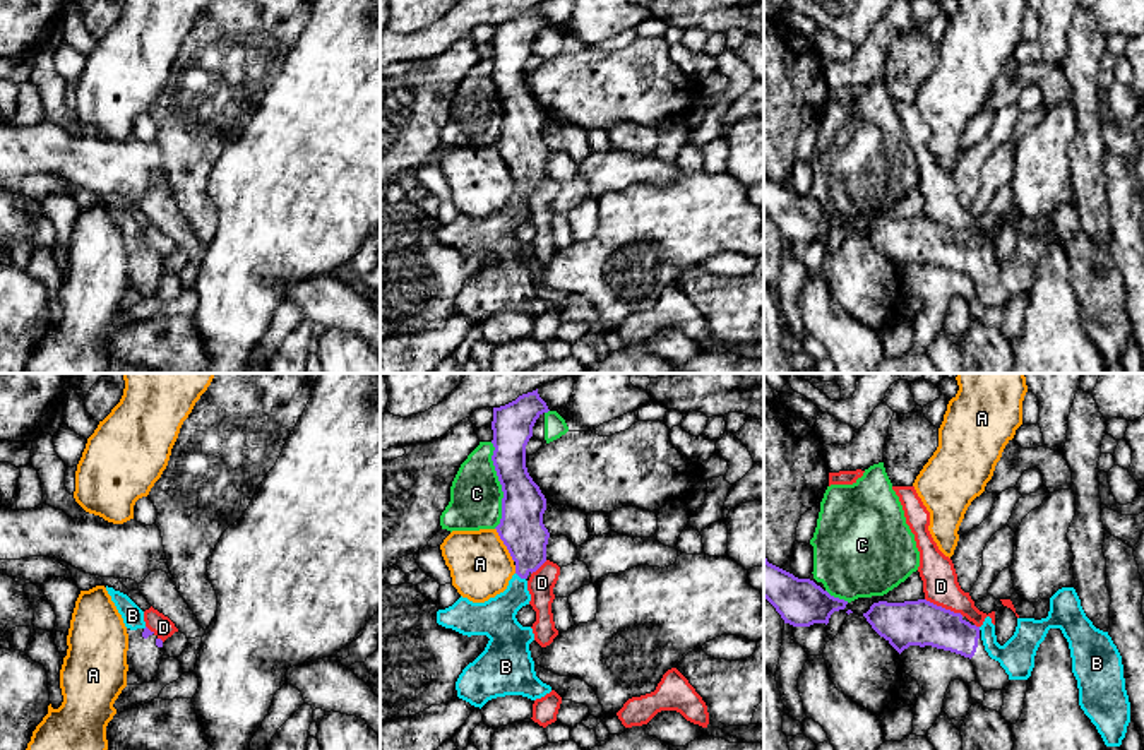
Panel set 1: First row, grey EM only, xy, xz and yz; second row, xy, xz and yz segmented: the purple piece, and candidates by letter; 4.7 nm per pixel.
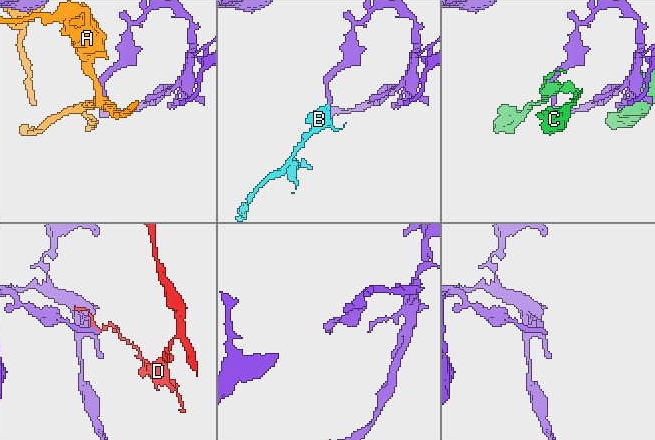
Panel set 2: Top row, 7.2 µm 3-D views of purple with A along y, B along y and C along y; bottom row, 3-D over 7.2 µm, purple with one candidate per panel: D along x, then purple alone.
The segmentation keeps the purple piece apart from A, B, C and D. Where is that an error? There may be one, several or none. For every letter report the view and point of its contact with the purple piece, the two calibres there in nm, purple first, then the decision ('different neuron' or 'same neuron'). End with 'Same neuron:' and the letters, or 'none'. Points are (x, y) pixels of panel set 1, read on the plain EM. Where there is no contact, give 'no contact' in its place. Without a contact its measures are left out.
A: contact xz (504, 160); calibres 220 and 300 nm; different neuron
B: contact xz (521, 194); calibres 220 and 190 nm; same neuron
C: contact xz (500, 100); calibres 220 and 240 nm; different neuron
D: contact yz (944, 225); calibres 220 and 170 nm; different neuron
Same neuron: B

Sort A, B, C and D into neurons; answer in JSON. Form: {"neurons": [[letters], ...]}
{"neurons": [["A"], ["B"], ["C"], ["D"]]}

